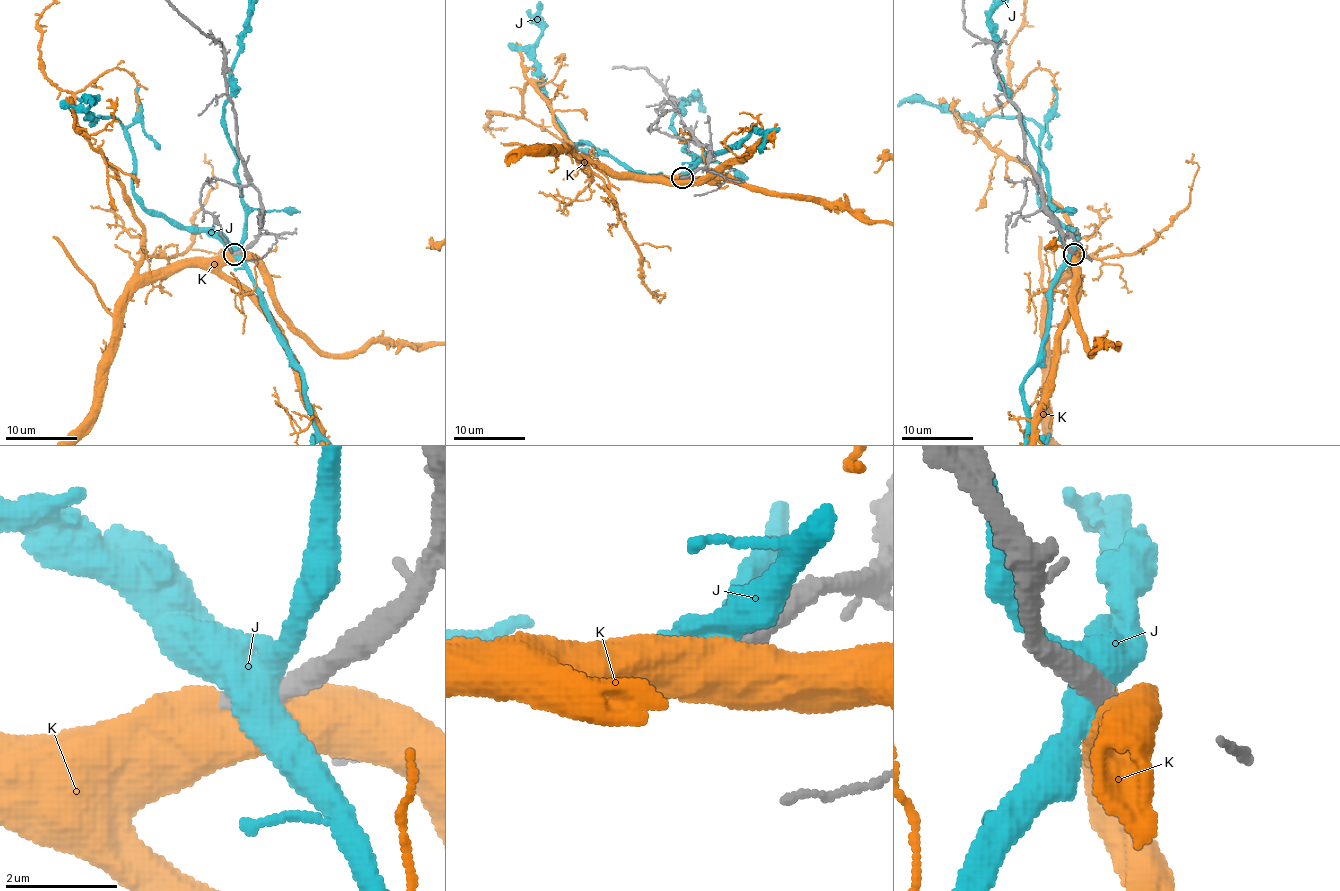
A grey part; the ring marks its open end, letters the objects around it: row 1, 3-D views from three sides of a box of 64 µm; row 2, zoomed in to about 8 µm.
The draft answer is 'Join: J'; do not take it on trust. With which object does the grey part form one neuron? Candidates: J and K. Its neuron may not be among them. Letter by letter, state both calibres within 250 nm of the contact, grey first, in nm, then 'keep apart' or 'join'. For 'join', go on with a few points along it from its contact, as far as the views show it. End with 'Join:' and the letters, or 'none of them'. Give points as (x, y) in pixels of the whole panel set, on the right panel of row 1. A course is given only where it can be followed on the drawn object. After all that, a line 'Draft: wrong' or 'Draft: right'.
J: 480 nm thick on the grey side, 500 nm on the other; keep apart
K: 440 nm thick on the grey side, 850 nm on the other; join
Join: K
Draft: wrong

